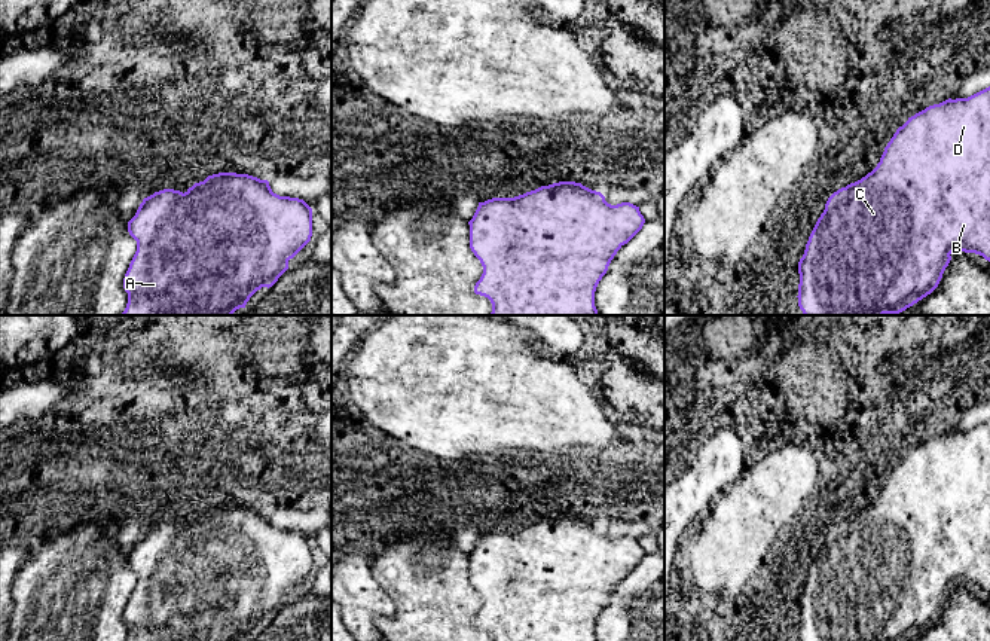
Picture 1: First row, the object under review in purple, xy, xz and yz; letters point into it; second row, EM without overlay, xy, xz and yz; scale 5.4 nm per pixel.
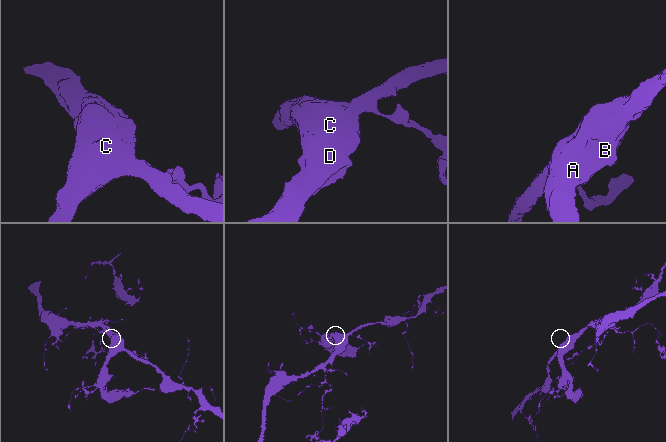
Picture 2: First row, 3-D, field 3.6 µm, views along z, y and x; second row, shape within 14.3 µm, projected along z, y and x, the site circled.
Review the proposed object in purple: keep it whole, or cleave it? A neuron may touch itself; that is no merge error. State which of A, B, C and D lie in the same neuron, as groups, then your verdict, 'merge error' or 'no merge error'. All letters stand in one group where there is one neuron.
groups A B C D; no merge error

